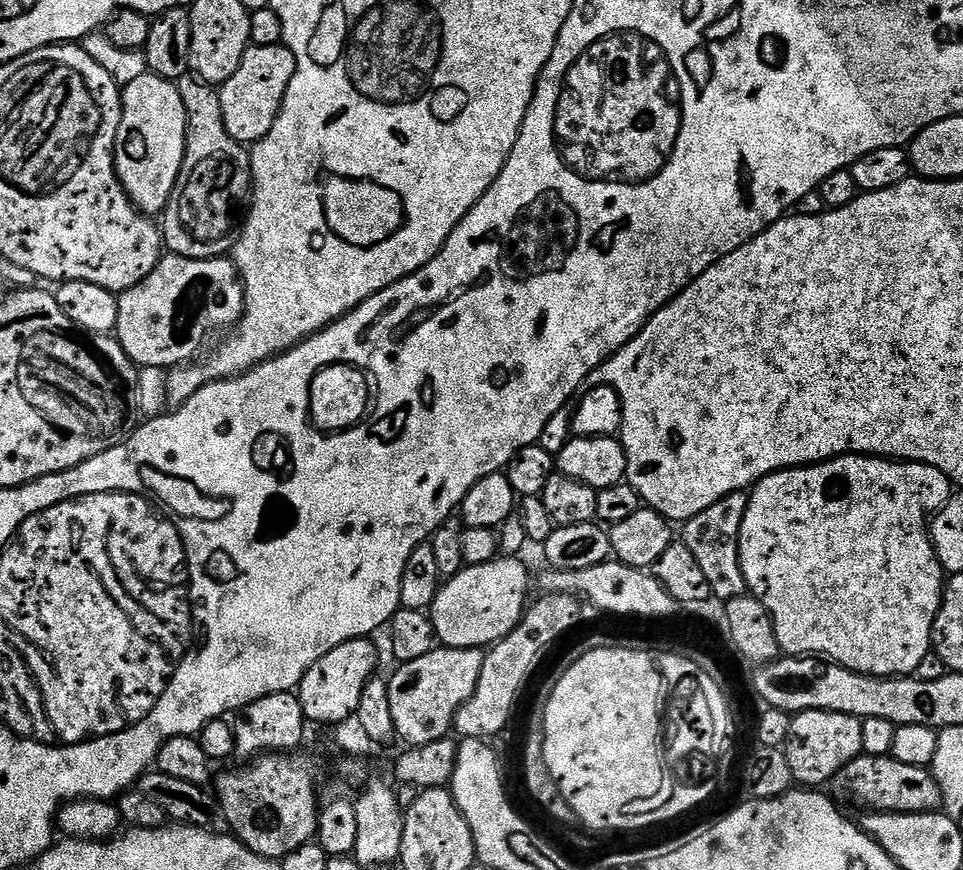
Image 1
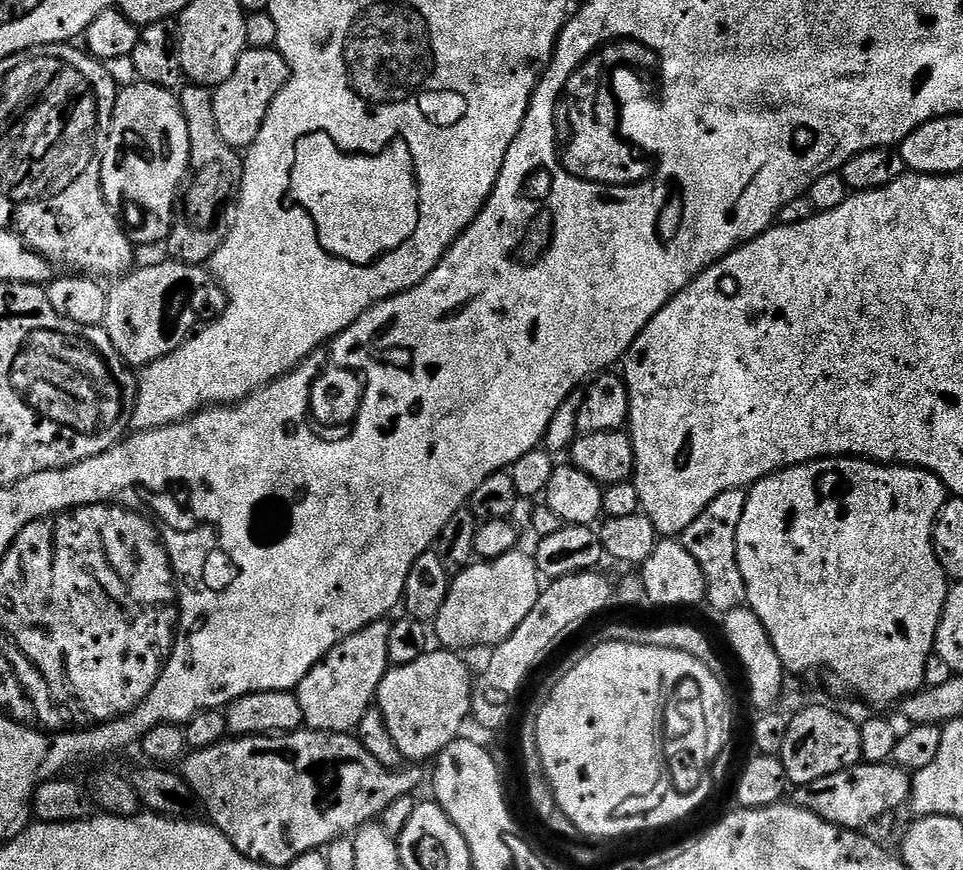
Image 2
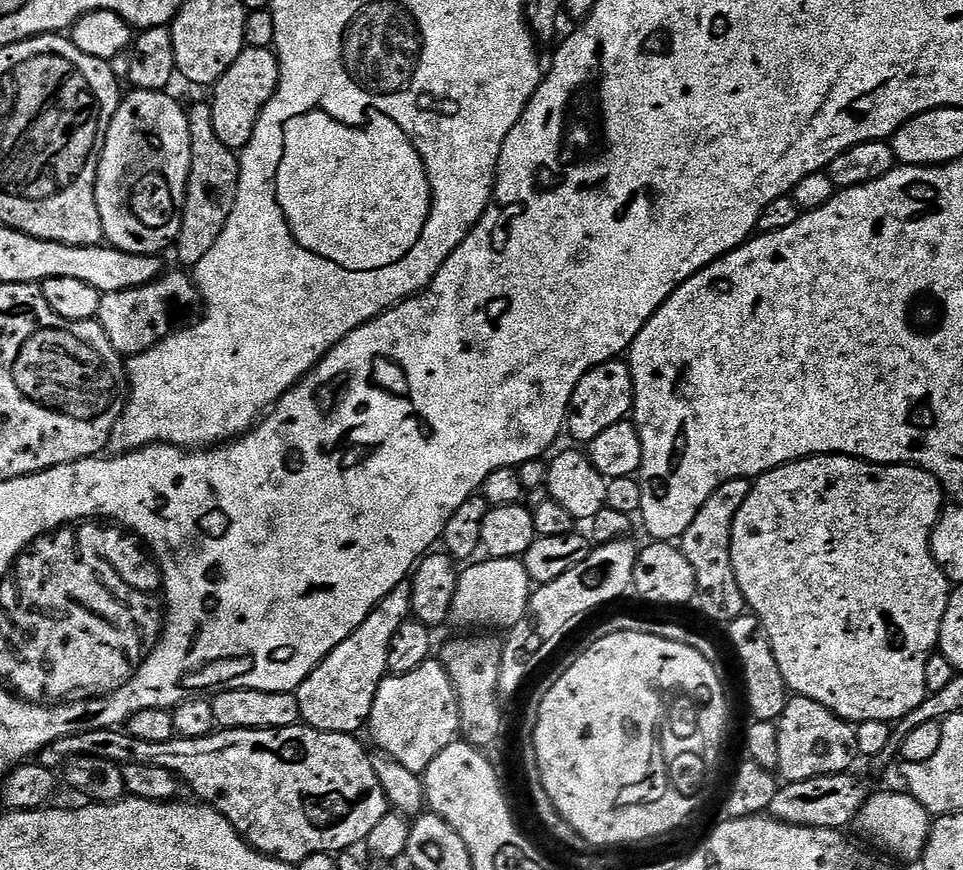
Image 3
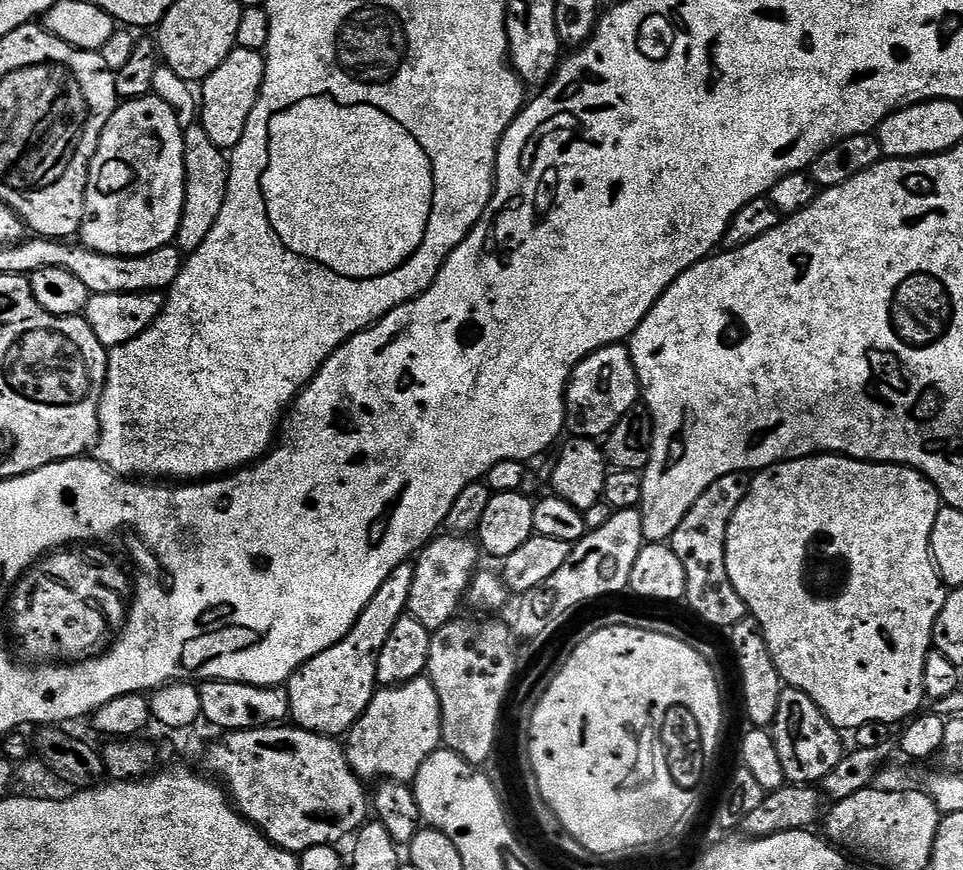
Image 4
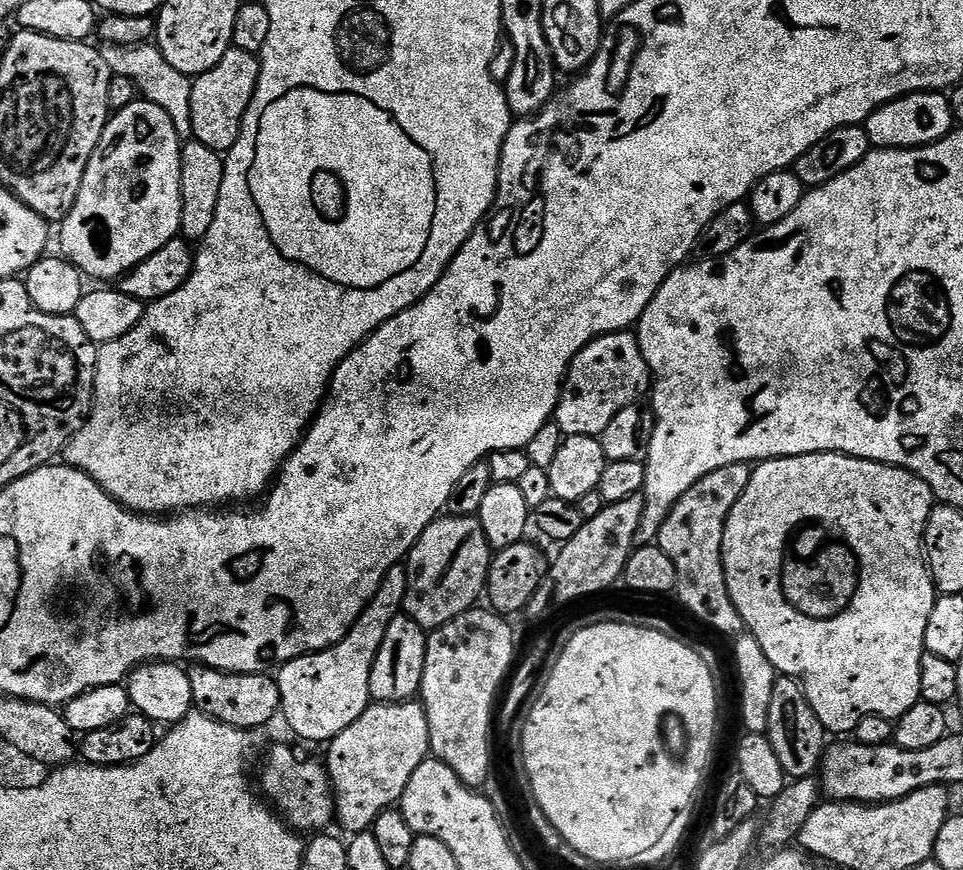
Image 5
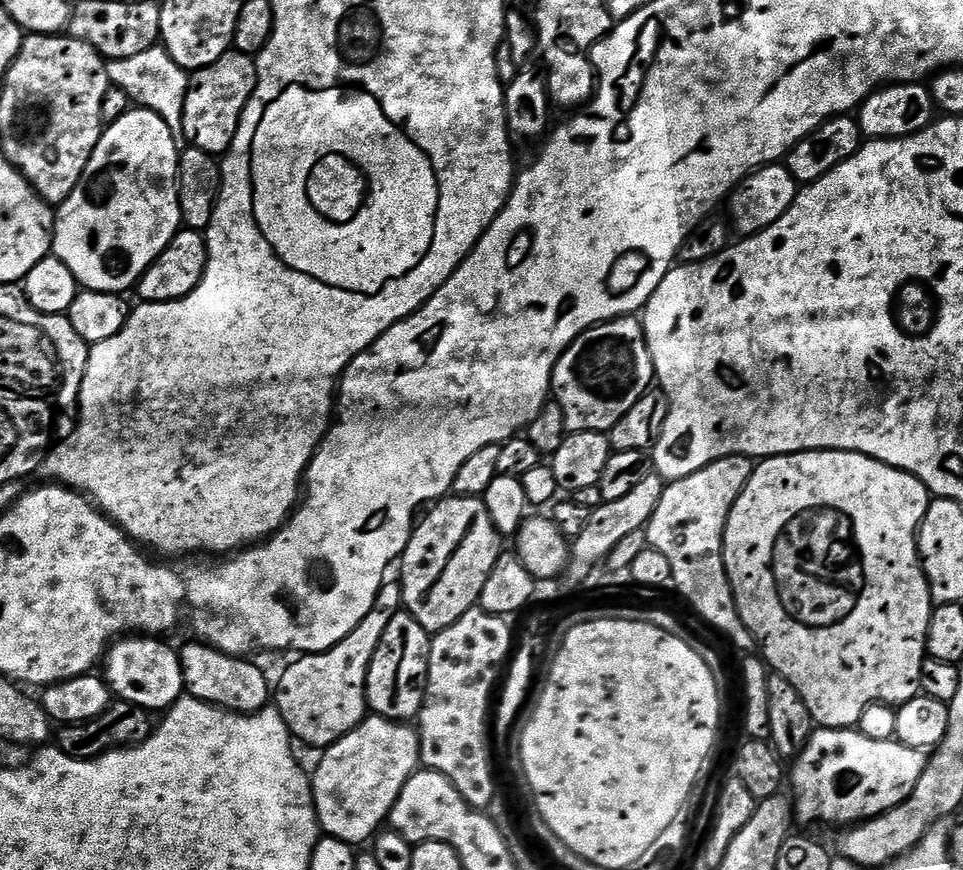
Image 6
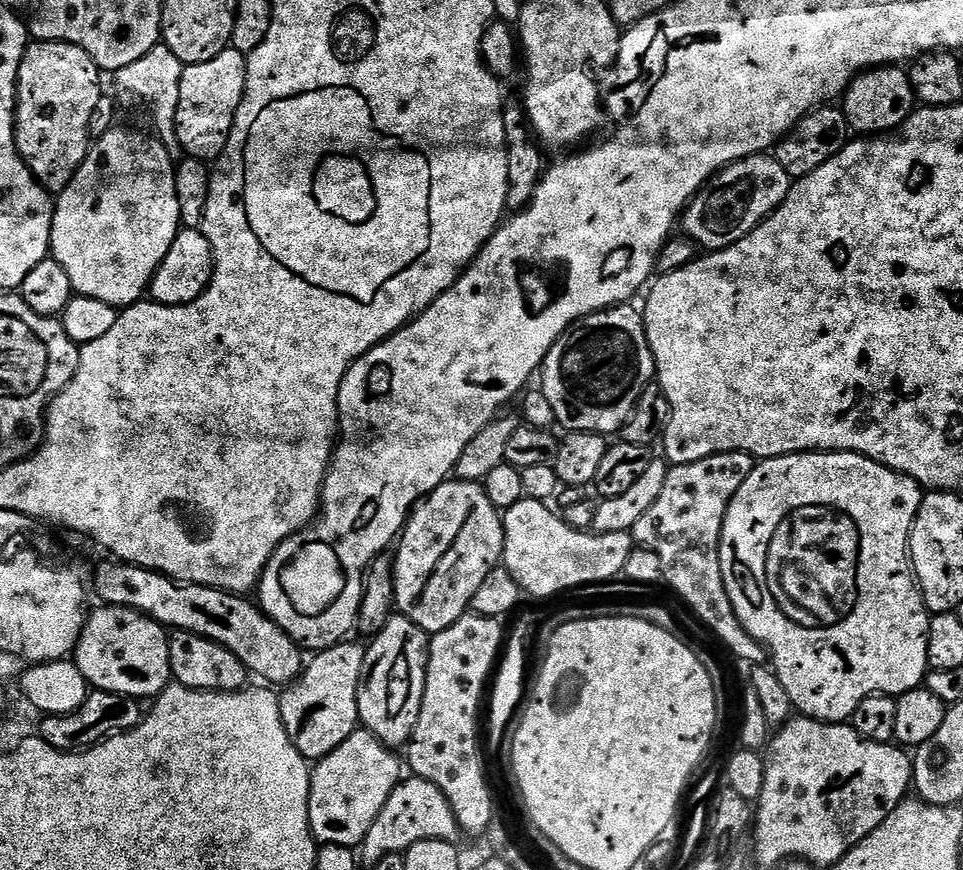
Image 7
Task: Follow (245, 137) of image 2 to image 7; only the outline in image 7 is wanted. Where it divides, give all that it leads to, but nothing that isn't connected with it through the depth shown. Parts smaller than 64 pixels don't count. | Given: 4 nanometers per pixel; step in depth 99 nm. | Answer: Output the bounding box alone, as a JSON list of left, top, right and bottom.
[176,46,248,162]

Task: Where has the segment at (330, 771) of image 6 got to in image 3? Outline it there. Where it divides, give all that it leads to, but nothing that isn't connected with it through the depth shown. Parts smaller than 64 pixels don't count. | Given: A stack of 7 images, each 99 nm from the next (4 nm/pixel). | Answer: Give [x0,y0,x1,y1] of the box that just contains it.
[366,658,460,774]

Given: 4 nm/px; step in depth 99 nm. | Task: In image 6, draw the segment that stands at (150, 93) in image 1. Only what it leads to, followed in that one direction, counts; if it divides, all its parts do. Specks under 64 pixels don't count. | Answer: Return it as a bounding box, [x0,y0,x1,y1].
[51,106,182,294]

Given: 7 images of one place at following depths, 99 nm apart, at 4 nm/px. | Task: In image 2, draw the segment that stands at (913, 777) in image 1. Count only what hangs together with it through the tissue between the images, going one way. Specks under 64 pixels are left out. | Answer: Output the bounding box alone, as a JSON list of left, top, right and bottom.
[794,762,913,832]

